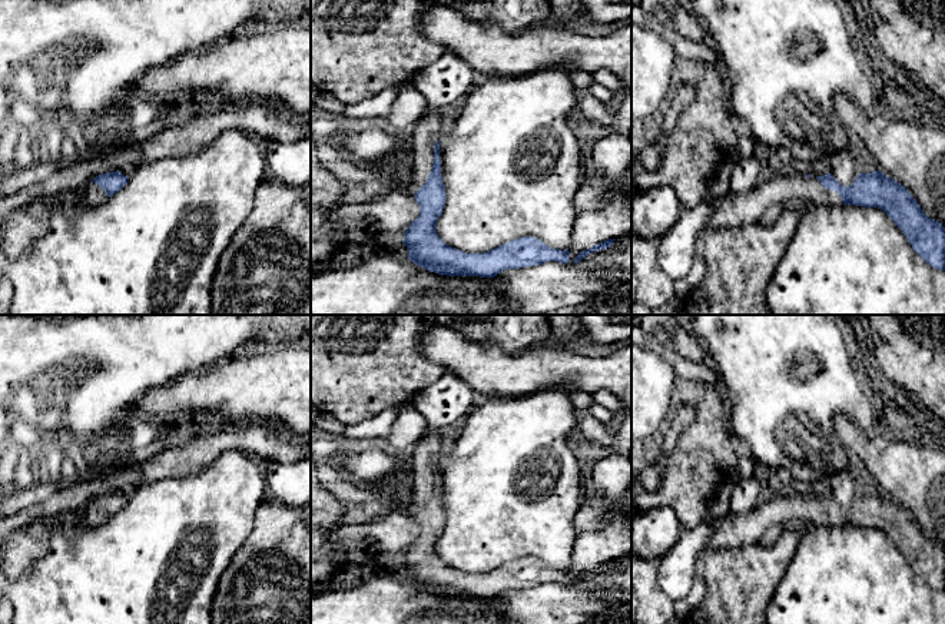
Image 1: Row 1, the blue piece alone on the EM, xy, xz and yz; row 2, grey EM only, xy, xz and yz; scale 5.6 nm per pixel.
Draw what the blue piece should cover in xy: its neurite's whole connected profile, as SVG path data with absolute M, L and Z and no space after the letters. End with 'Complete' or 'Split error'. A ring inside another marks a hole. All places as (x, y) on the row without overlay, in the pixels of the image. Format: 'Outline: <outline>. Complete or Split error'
Outline: M119 491L96 497L82 510L82 521L86 527L103 525L112 515L119 512L129 498Z. Split error

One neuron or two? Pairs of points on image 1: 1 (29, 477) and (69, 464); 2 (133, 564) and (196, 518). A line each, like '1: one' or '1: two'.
1: one
2: one

